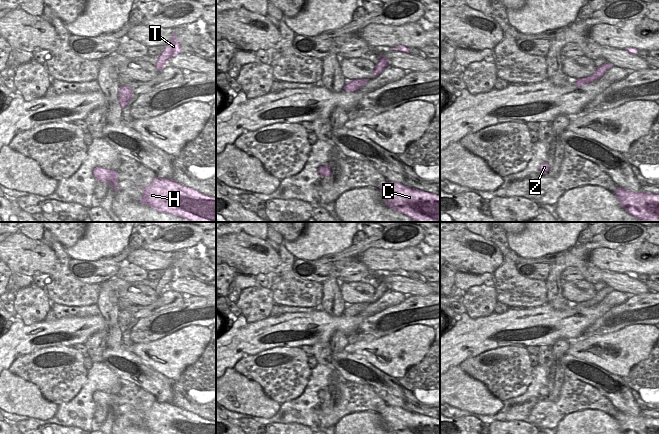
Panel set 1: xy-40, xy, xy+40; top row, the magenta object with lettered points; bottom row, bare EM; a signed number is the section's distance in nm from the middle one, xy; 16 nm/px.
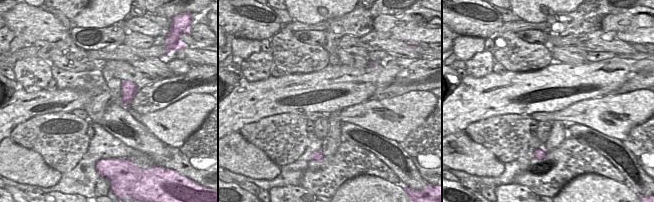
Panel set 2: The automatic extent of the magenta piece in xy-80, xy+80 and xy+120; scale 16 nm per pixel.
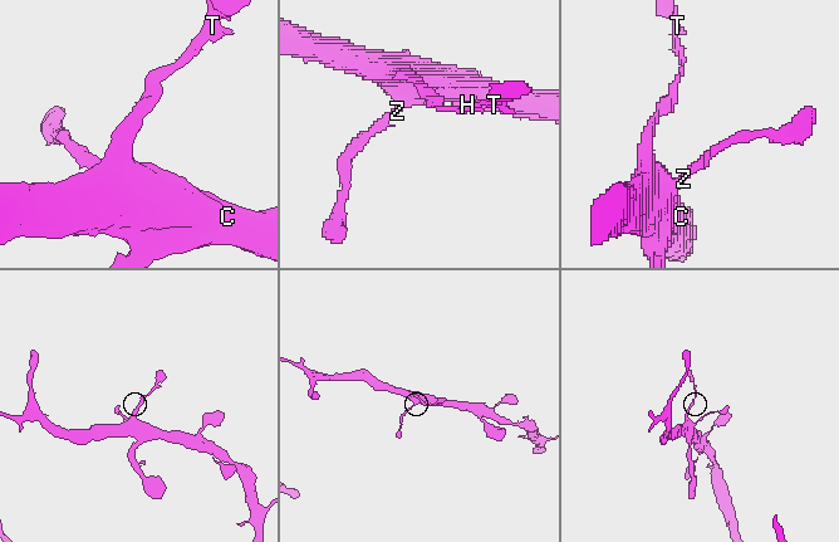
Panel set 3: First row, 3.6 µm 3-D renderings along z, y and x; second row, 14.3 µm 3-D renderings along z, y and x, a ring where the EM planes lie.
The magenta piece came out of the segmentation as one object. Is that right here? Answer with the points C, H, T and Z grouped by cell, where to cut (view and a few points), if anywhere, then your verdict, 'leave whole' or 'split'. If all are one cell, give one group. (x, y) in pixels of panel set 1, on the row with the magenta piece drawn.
C H T Z | no cut | leave whole

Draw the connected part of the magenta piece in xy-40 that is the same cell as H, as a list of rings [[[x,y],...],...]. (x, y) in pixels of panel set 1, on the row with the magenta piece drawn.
[[[155,177],[143,190],[139,202],[158,212],[189,222],[216,222],[216,197],[204,195],[173,179]]]

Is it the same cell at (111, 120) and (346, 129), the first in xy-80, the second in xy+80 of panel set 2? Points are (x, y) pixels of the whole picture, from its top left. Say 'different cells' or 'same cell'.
same cell

